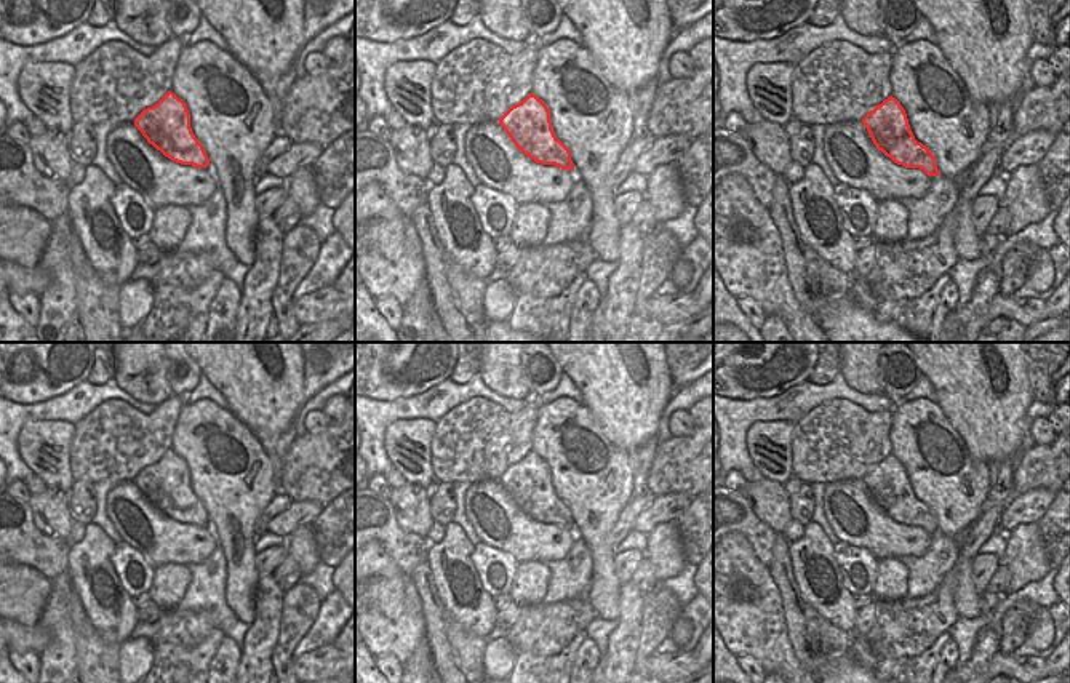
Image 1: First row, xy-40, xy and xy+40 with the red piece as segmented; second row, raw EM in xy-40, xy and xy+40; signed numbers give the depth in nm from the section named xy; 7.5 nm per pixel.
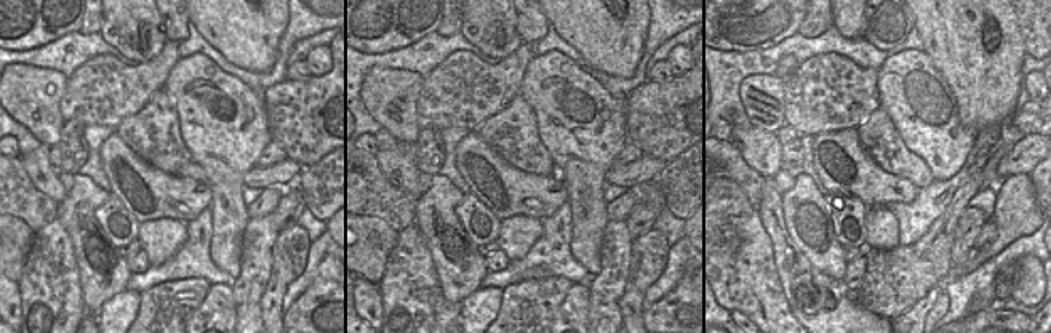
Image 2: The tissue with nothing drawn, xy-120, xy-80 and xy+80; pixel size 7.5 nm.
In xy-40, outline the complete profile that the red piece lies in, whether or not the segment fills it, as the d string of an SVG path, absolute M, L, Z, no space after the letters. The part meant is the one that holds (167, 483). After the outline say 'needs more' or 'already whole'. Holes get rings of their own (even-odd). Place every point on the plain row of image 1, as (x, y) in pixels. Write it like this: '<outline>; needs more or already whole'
M168 449L155 464L144 467L134 485L149 502L170 518L206 526L210 517L190 486L190 472L182 457Z; already whole

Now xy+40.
M889 454L864 477L873 502L894 521L905 526L920 526L928 534L939 534L932 510L918 501L910 488L907 472L900 461Z; already whole

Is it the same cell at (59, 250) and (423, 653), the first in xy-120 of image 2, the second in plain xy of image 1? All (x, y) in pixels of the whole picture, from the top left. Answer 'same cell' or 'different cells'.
same cell

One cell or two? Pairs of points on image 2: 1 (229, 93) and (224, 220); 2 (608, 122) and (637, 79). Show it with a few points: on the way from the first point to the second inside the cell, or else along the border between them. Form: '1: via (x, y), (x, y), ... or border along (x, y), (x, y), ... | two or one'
1: via (229, 125), (229, 188) | one
2: border along (623, 103), (624, 119) | two

